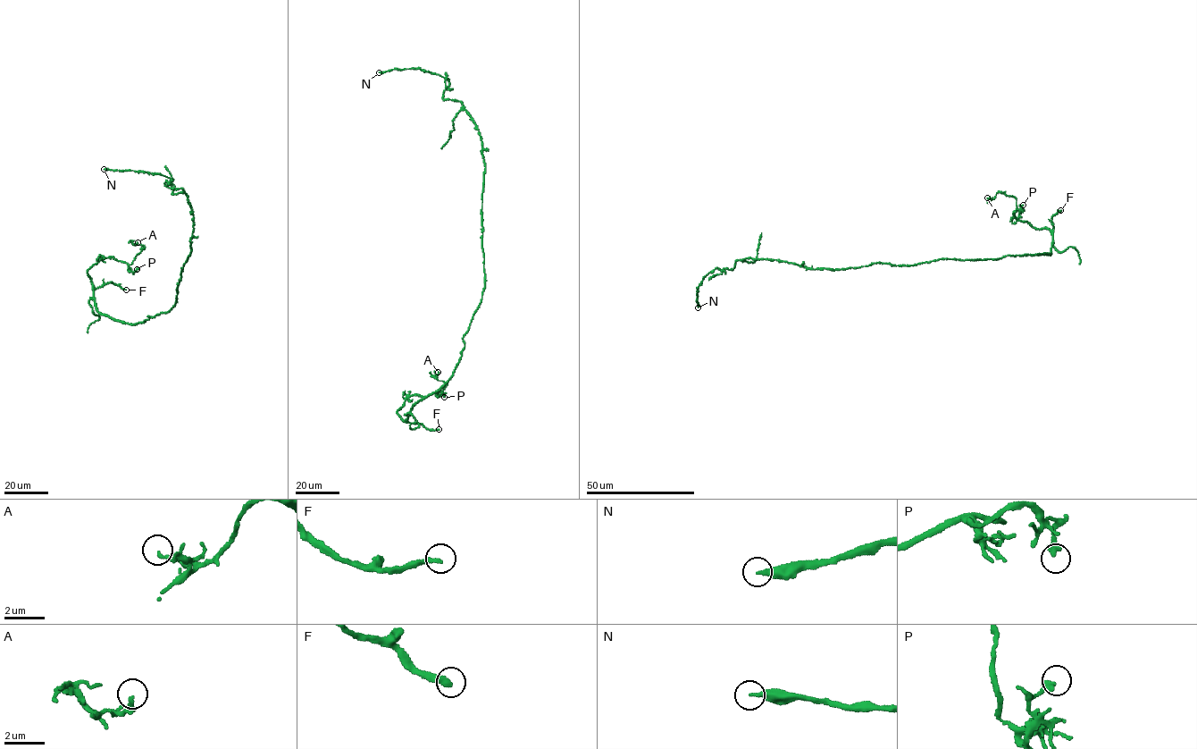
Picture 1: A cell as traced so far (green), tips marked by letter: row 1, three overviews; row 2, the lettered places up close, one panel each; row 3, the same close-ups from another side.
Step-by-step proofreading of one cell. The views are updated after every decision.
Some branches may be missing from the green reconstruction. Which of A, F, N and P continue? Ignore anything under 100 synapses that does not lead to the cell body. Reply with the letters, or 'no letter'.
N

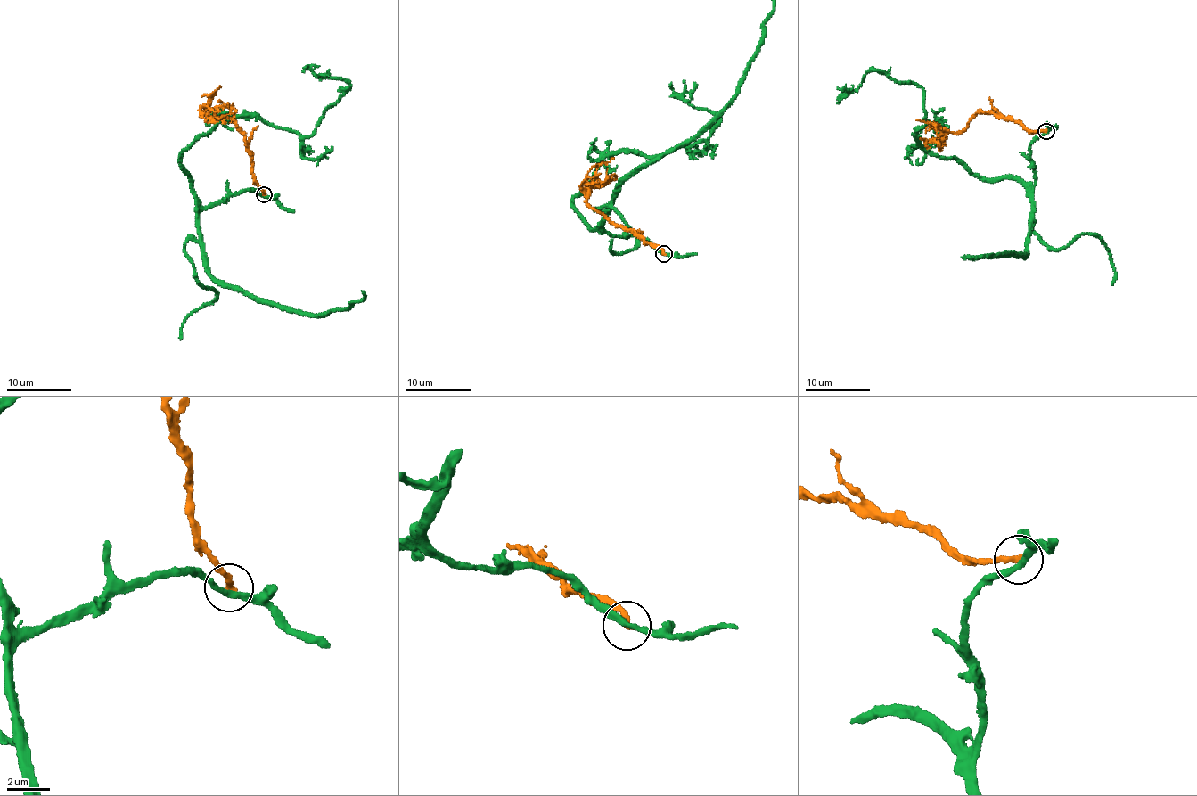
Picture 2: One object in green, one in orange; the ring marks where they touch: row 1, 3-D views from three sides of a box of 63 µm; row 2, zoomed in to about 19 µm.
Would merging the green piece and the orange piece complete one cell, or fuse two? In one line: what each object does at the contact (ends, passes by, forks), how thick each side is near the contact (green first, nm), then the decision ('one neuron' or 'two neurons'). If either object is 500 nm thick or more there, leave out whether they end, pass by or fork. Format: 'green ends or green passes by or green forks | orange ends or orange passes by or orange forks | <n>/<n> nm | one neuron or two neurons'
green passes by | orange ends | 240/280 nm | two neurons

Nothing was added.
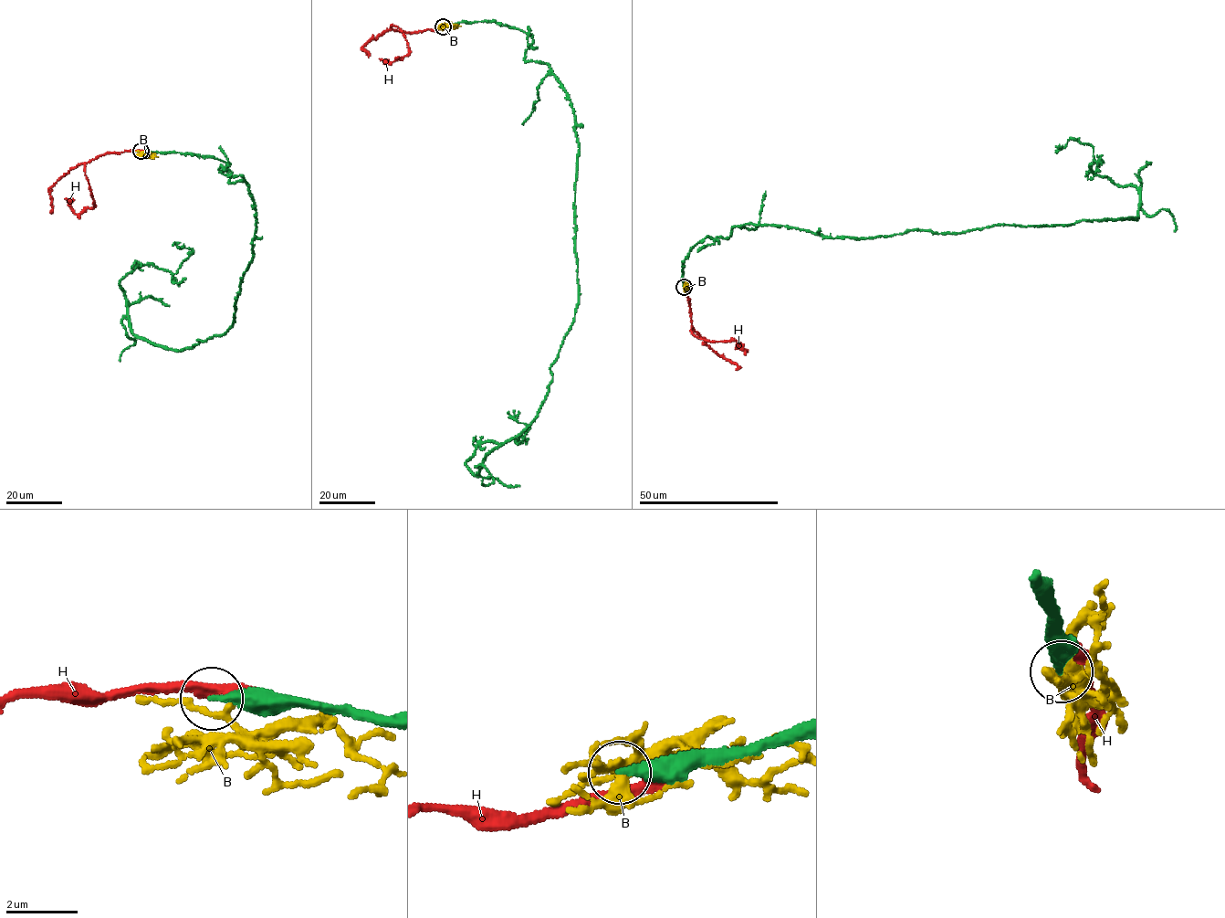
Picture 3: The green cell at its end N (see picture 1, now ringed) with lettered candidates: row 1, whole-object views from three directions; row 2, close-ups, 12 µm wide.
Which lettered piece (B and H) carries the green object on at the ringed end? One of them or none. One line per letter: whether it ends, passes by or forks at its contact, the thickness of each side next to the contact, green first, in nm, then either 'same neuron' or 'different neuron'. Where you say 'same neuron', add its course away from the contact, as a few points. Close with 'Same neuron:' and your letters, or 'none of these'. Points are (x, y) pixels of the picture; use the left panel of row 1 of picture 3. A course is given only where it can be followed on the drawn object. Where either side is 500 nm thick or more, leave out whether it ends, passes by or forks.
B: 600 nm thick on the green side, 150 nm on the other; different neuron
H: 650 nm thick on the green side, 320 nm on the other; different neuron
Same neuron: none of these

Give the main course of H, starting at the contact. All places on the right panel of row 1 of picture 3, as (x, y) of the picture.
H: (685, 285), (691, 333), (709, 341), (737, 341), (746, 351), (735, 348)

